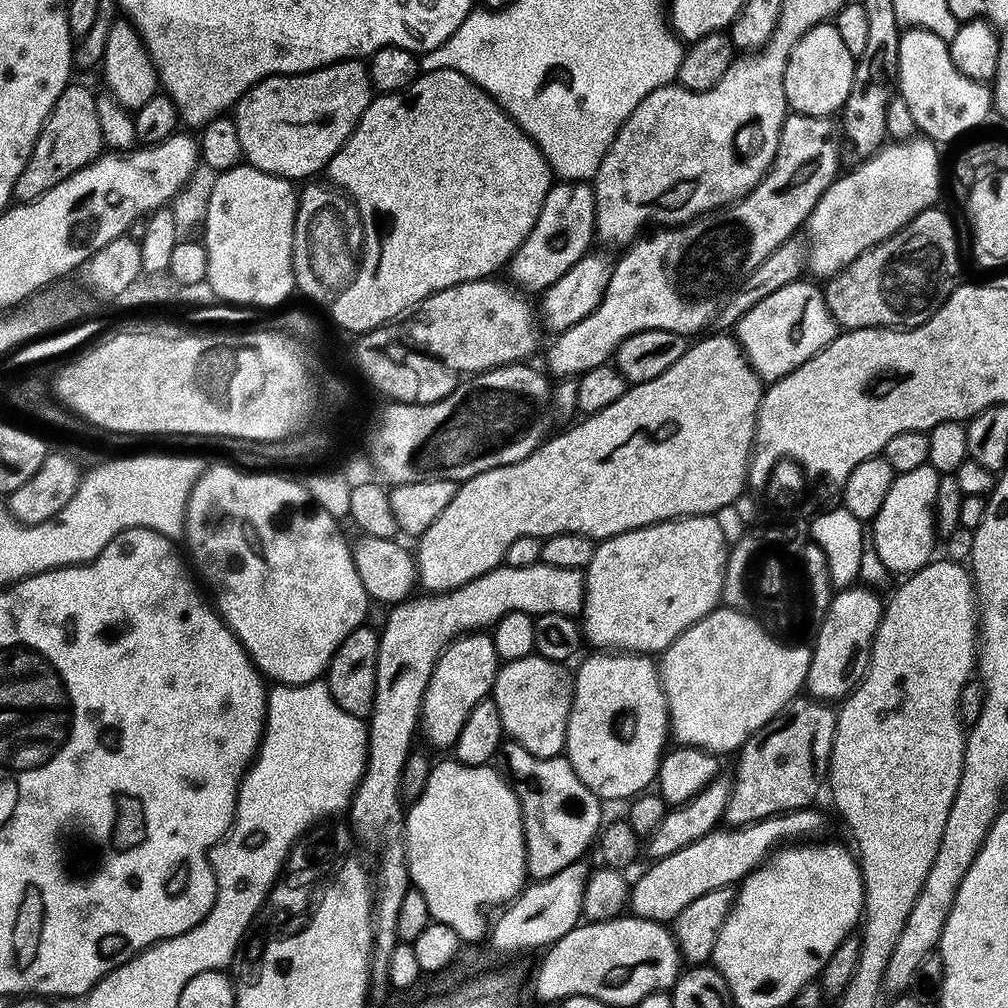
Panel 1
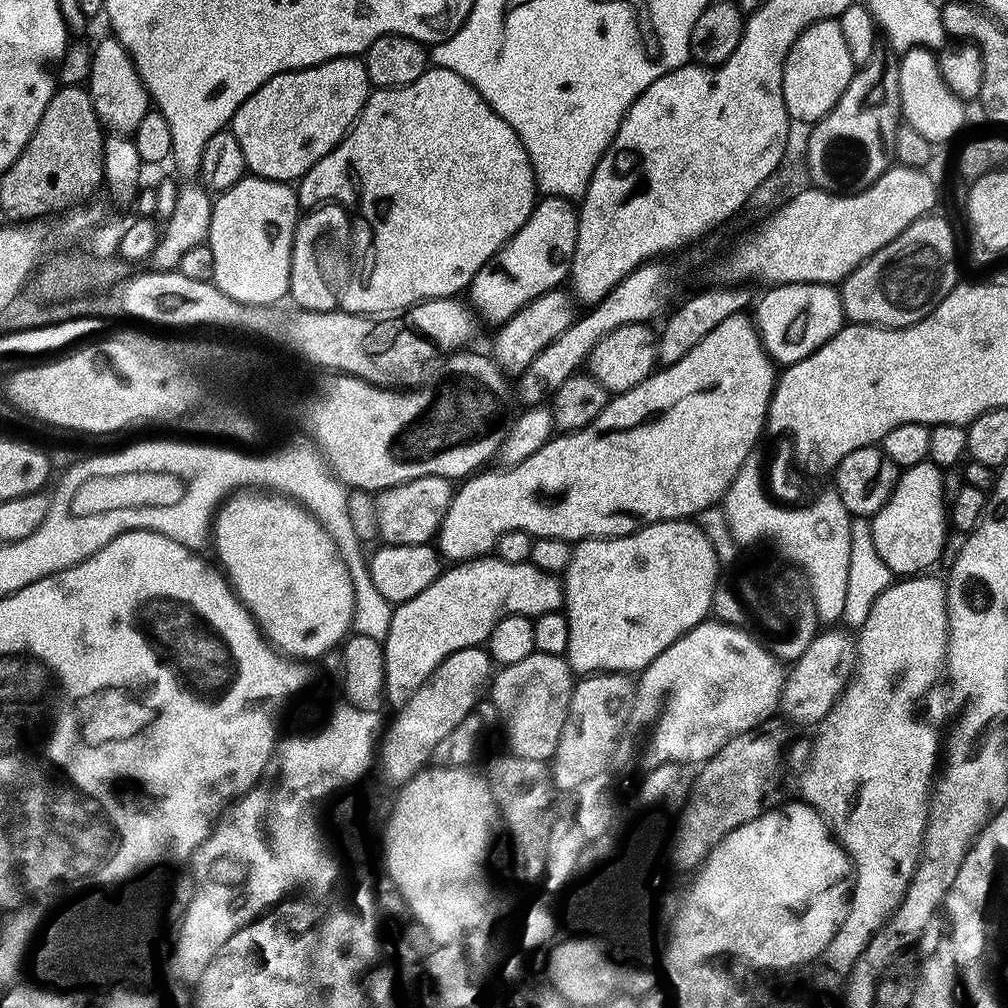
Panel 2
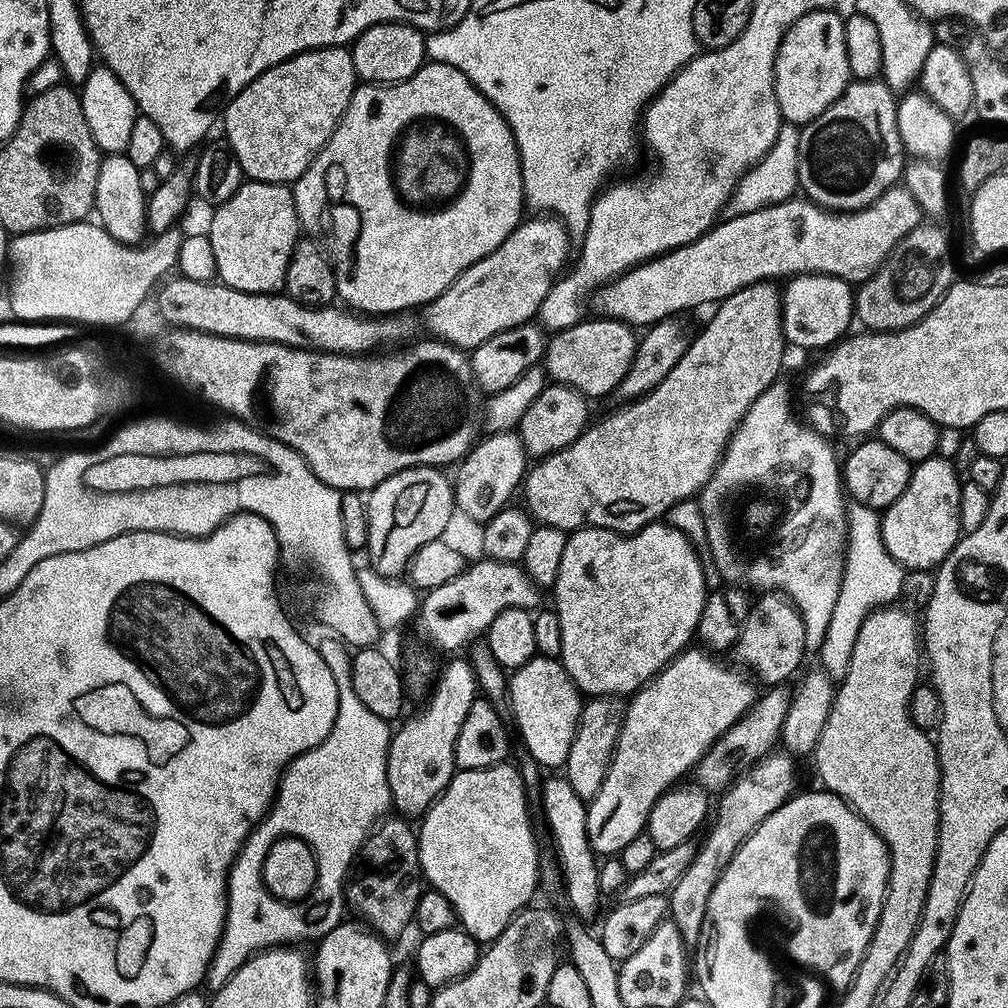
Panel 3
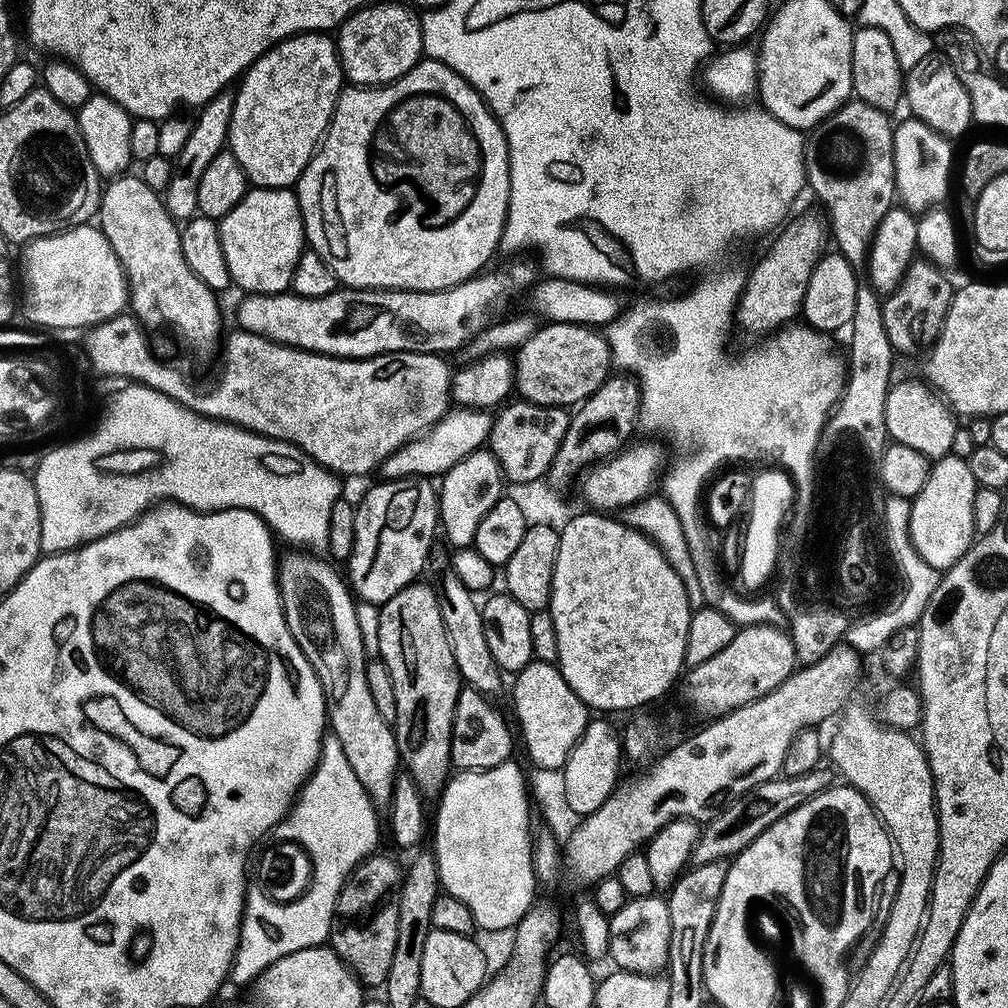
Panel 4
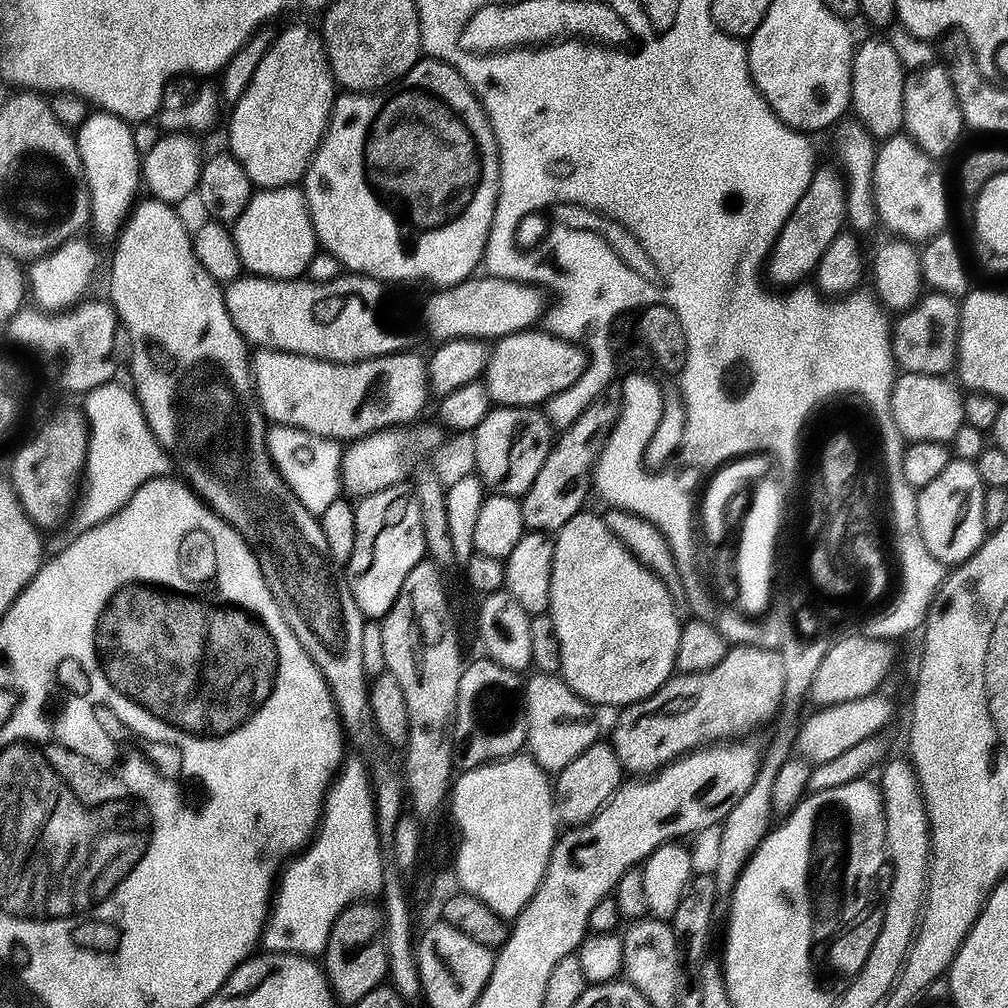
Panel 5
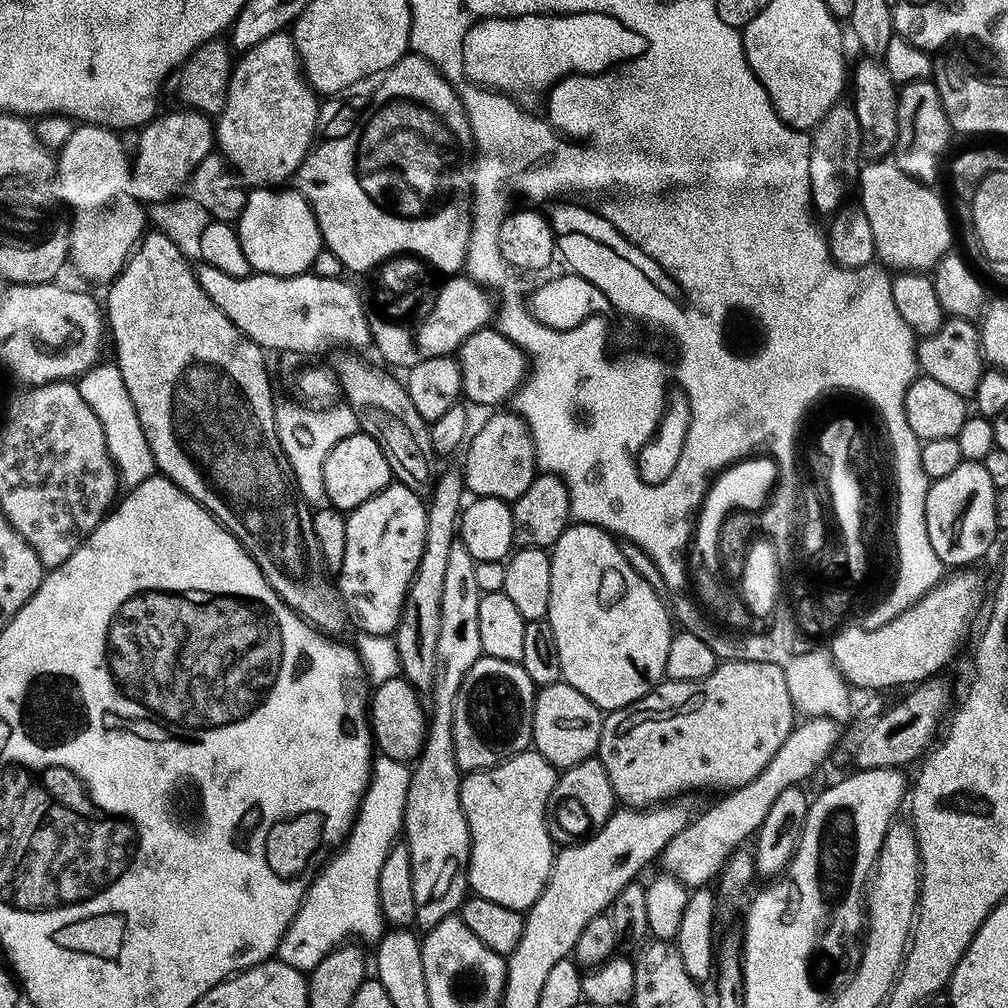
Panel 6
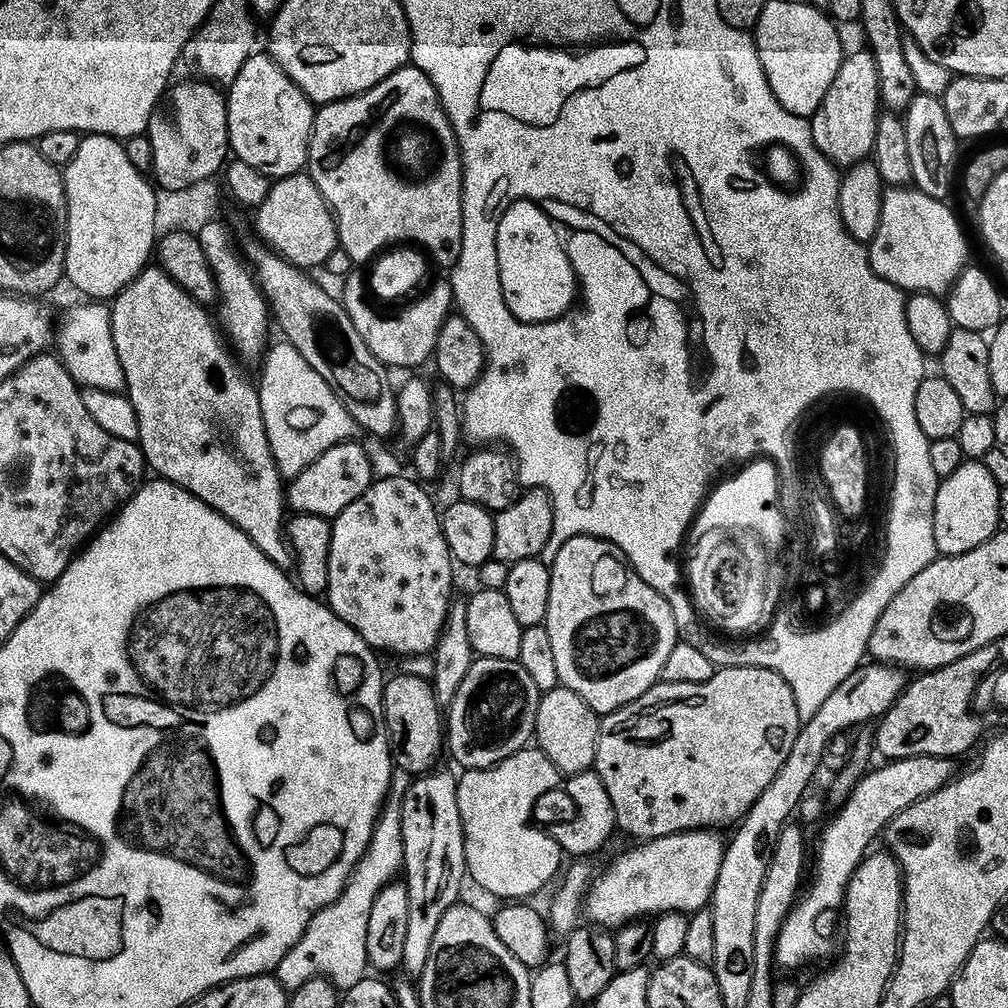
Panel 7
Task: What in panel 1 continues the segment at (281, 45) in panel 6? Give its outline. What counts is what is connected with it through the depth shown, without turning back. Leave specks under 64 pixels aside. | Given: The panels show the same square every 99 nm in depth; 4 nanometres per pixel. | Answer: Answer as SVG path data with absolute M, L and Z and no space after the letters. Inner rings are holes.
M356 58L340 60L336 64L328 64L325 68L319 68L313 72L300 72L297 76L267 76L265 80L259 80L234 105L234 119L236 129L238 130L238 142L242 142L242 150L244 151L243 159L251 164L253 168L262 170L271 176L280 176L283 180L291 180L293 182L307 181L309 178L315 177L312 176L315 172L323 173L327 169L330 158L348 141L348 136L356 129L356 124L359 122L360 116L364 113L366 106L373 98L374 89L372 81L368 79L368 69Z

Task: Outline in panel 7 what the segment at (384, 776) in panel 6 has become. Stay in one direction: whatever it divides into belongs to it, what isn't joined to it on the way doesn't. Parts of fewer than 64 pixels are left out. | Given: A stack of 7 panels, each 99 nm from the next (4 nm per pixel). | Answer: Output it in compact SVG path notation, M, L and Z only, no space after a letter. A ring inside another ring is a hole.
M393 771L390 785L391 795L381 807L380 816L376 819L376 828L364 857L356 864L348 885L333 904L328 904L306 926L302 938L284 955L282 962L274 969L276 981L285 989L293 990L304 982L319 976L328 980L343 990L354 986L354 982L363 980L369 971L366 952L367 923L370 908L374 905L384 885L391 884L401 875L404 866L404 839L402 838L402 818L400 817L400 797L408 788L410 776L407 772Z

